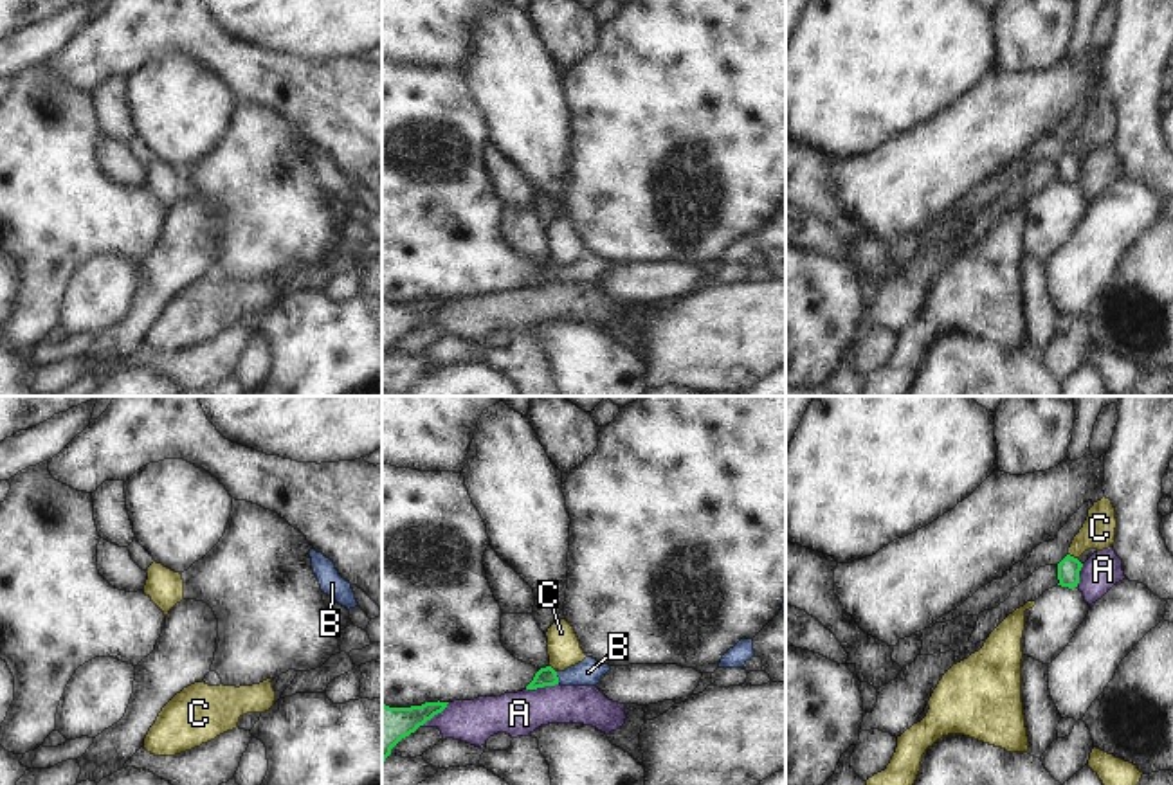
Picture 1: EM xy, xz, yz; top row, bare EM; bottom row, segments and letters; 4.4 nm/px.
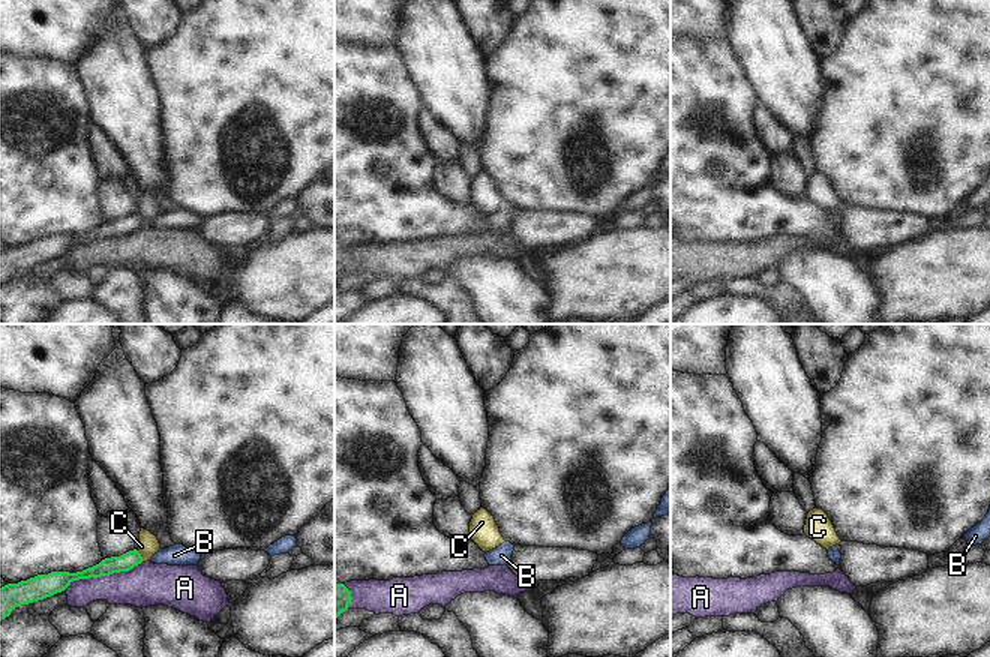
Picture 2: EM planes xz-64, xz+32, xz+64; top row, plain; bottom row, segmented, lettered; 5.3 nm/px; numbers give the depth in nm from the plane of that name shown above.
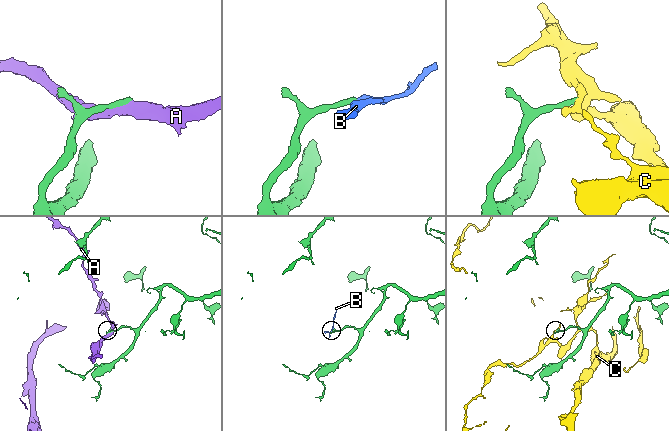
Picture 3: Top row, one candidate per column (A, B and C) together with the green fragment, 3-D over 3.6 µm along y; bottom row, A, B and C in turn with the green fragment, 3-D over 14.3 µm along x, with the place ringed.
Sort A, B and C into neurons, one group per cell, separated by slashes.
A / B / C

